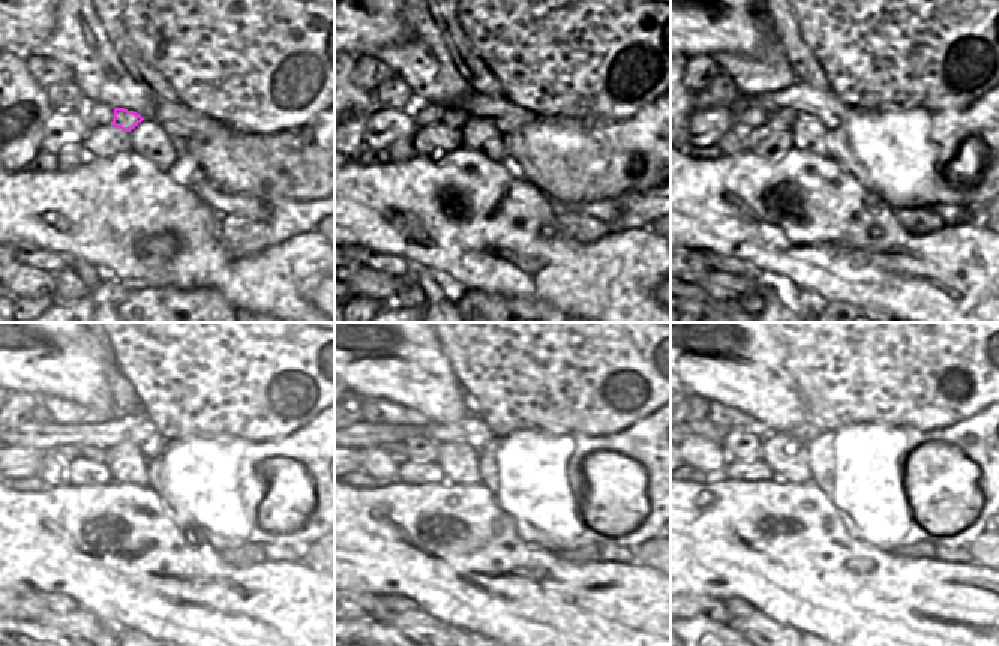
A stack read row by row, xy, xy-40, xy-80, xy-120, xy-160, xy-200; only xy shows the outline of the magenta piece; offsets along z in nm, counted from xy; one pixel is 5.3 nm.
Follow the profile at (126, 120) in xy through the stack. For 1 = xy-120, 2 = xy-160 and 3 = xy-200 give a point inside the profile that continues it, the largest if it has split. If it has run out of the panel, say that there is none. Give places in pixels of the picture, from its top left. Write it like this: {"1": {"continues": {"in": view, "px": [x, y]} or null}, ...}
{"1": {"continues": {"in": "xy-120", "px": [89, 453]}}, "2": {"continues": {"in": "xy-160", "px": [416, 448]}}, "3": {"continues": {"in": "xy-200", "px": [738, 444]}}}

